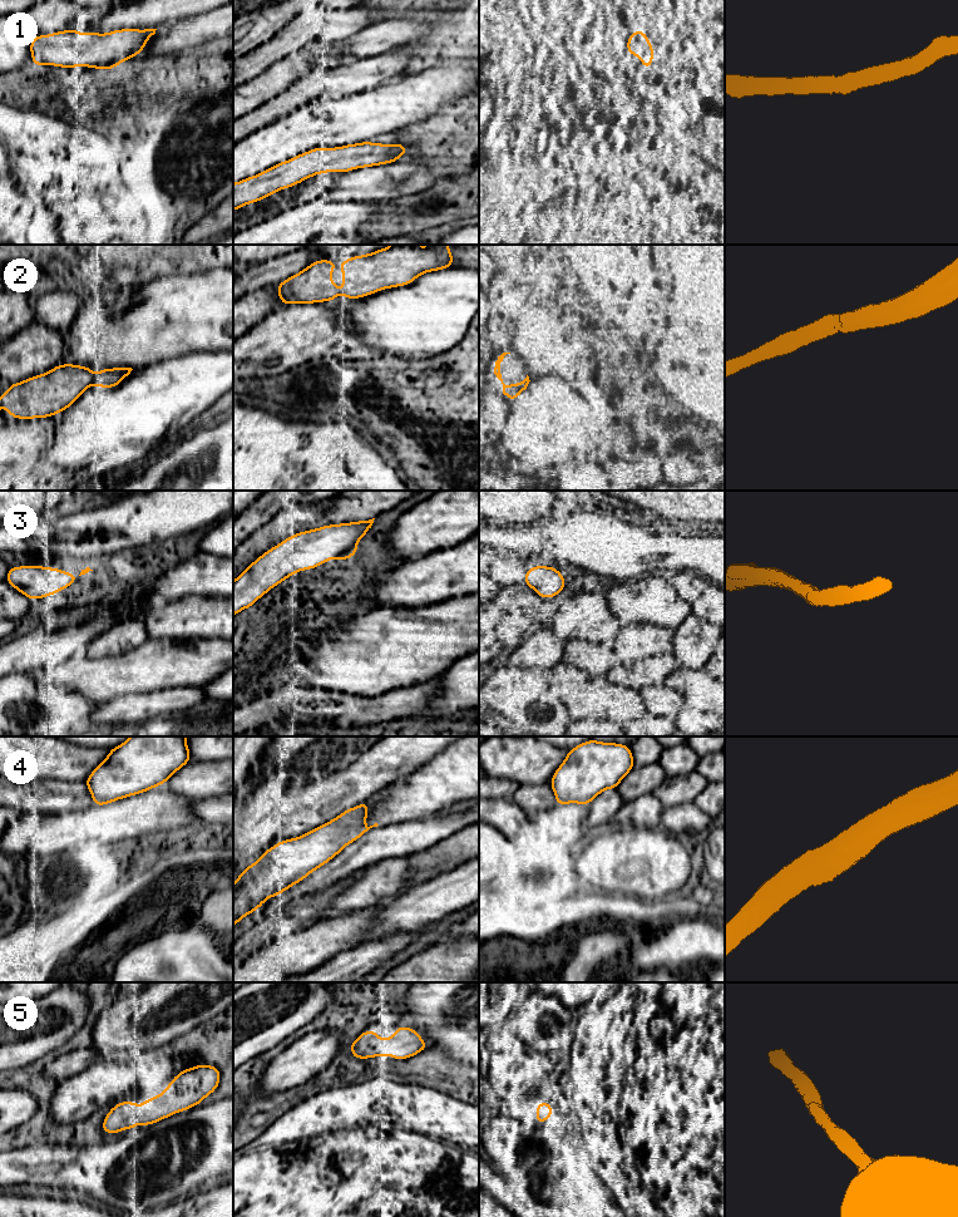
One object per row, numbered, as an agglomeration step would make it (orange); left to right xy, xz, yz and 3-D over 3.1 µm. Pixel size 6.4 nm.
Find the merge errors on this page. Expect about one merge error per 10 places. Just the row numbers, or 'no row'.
no row

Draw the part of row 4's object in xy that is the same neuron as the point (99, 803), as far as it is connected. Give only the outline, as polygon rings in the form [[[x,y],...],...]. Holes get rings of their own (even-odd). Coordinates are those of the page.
[[[130,736],[109,749],[108,757],[95,767],[84,783],[93,797],[93,804],[102,807],[162,785],[189,762],[192,760],[187,736]]]

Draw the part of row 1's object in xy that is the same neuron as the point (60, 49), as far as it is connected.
[[[68,29],[48,35],[35,35],[29,44],[31,65],[79,68],[83,64],[89,69],[97,68],[105,72],[142,53],[143,48],[148,44],[148,38],[154,35],[155,30],[157,29],[119,29],[107,34],[92,31],[82,35],[83,29]]]

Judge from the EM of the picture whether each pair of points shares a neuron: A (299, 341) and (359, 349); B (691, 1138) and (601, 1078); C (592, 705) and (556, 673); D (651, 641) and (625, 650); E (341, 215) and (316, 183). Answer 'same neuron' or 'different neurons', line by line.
A: same neuron
B: same neuron
C: same neuron
D: same neuron
E: different neurons

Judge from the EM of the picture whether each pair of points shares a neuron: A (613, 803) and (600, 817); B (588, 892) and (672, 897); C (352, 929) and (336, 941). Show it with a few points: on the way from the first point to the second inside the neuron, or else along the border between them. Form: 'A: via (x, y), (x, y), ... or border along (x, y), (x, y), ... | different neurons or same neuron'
A: via (610, 807), (603, 813) | same neuron
B: via (610, 882), (651, 882) | same neuron
C: via (349, 930), (340, 937) | same neuron

